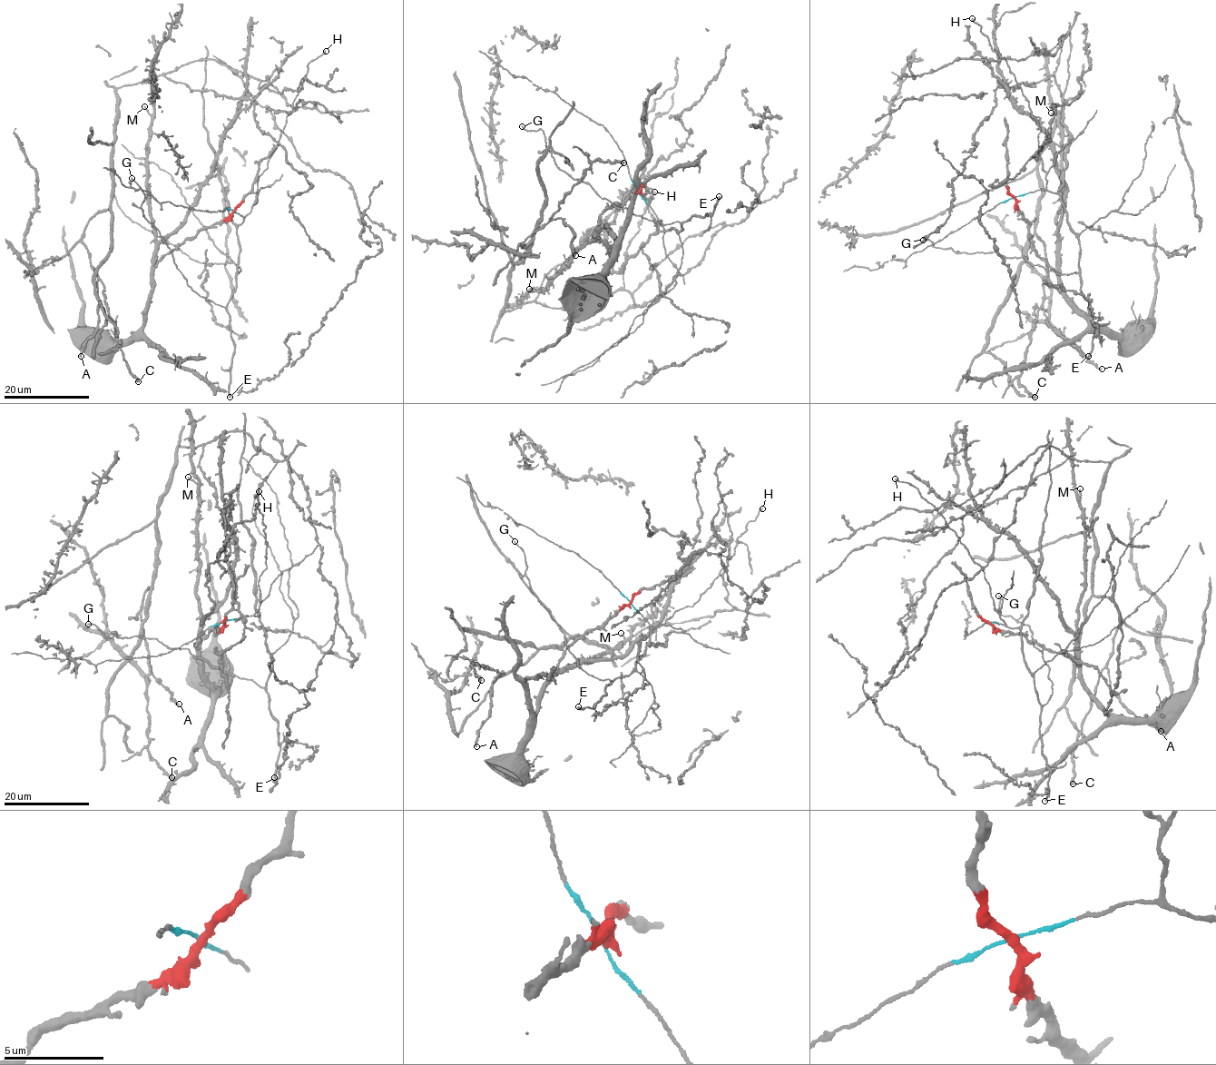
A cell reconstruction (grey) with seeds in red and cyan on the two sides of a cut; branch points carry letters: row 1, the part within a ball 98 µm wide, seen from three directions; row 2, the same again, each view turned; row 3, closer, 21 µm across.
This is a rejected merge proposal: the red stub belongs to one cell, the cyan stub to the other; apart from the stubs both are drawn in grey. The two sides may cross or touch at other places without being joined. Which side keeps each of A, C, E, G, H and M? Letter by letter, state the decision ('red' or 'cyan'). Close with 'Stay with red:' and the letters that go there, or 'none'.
A: red
C: red
E: cyan
G: cyan
H: cyan
M: red
Stay with red: A, C, M

